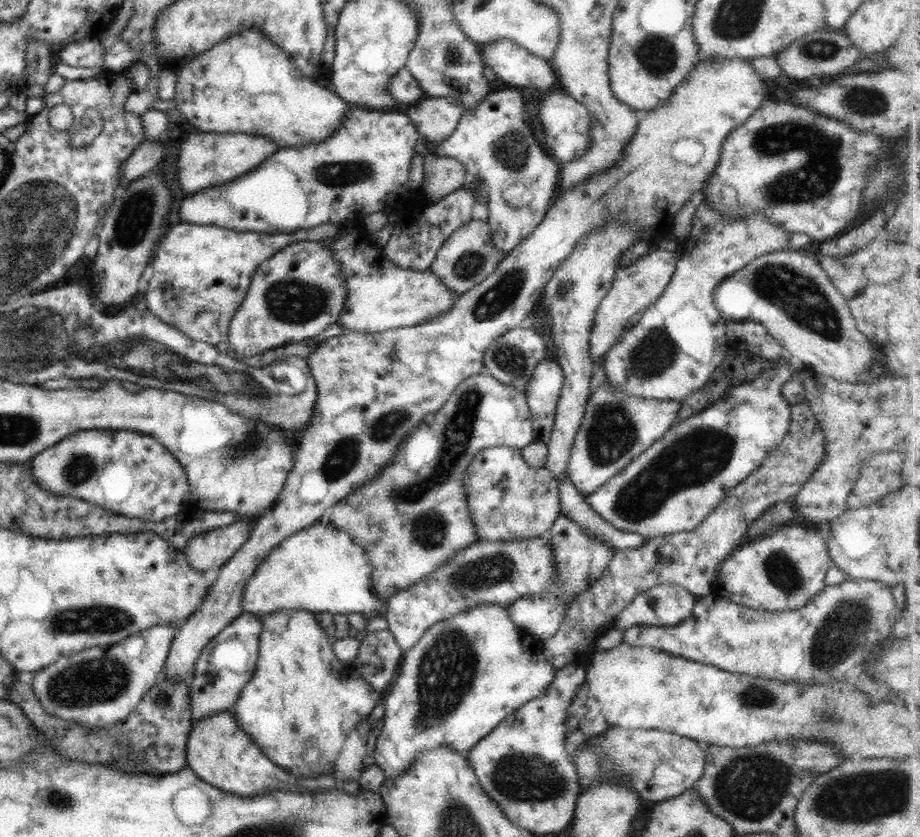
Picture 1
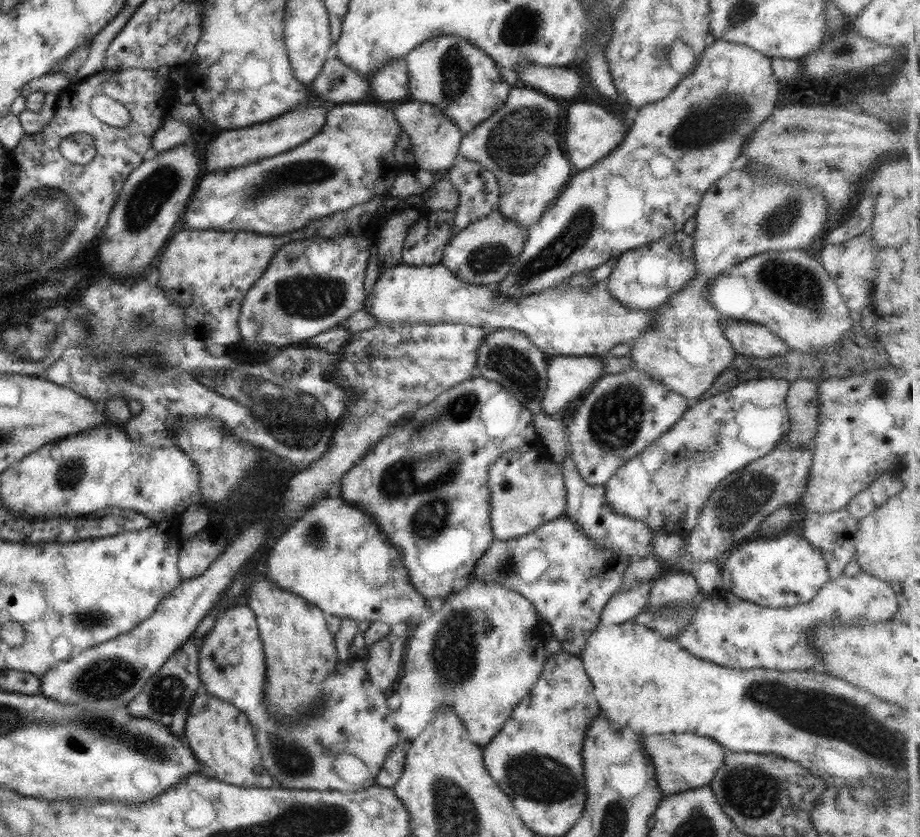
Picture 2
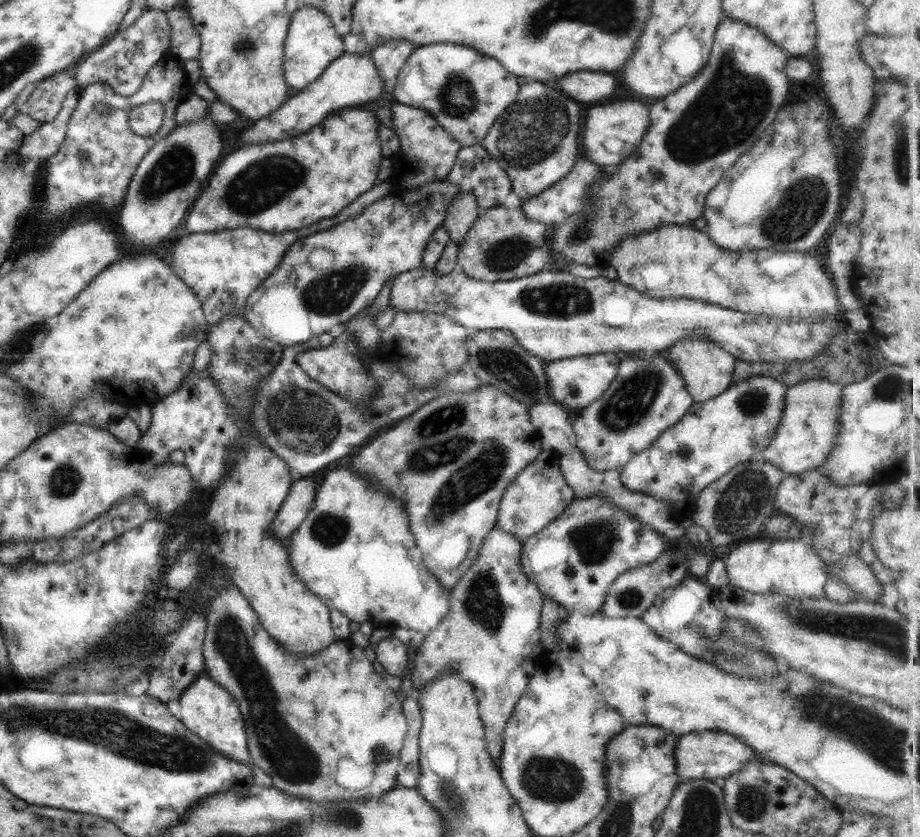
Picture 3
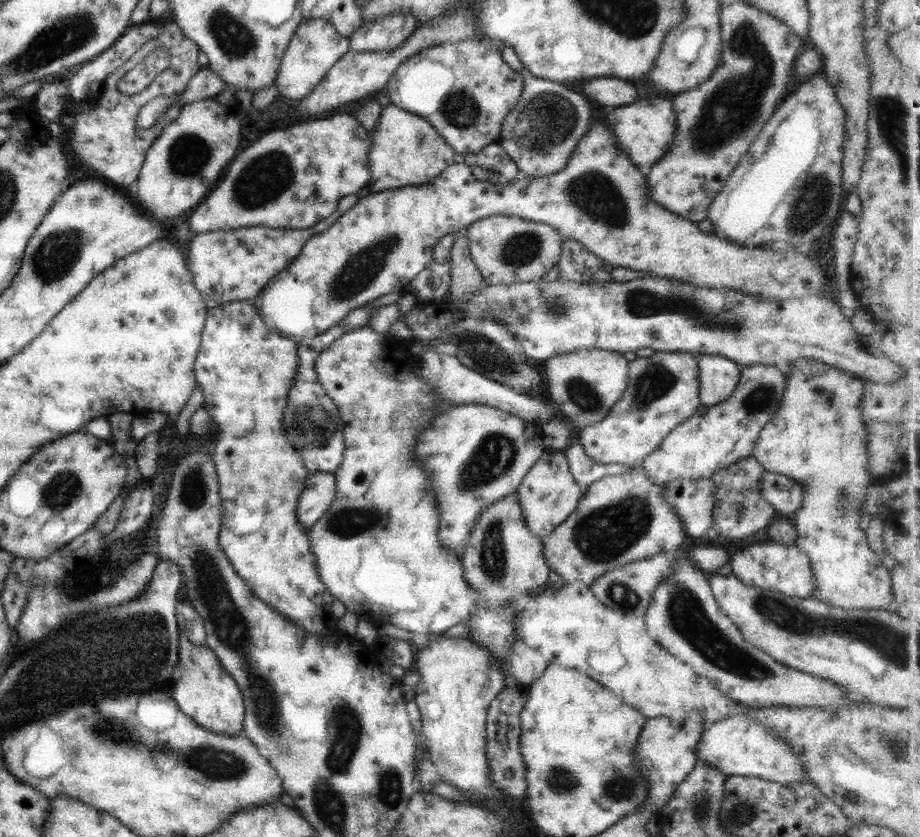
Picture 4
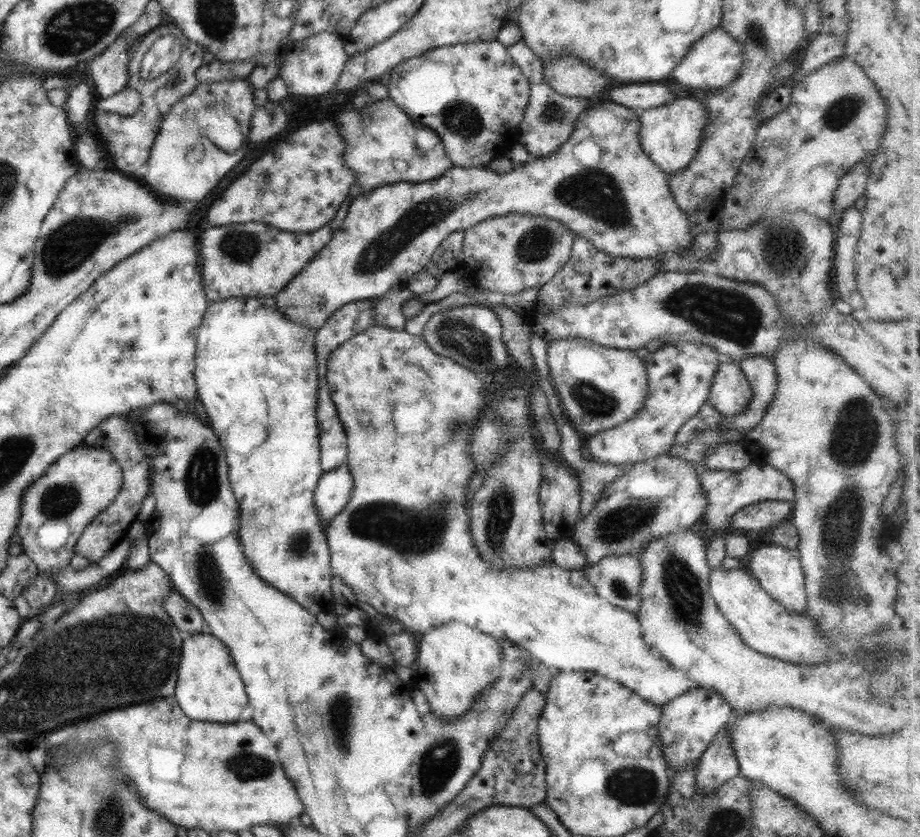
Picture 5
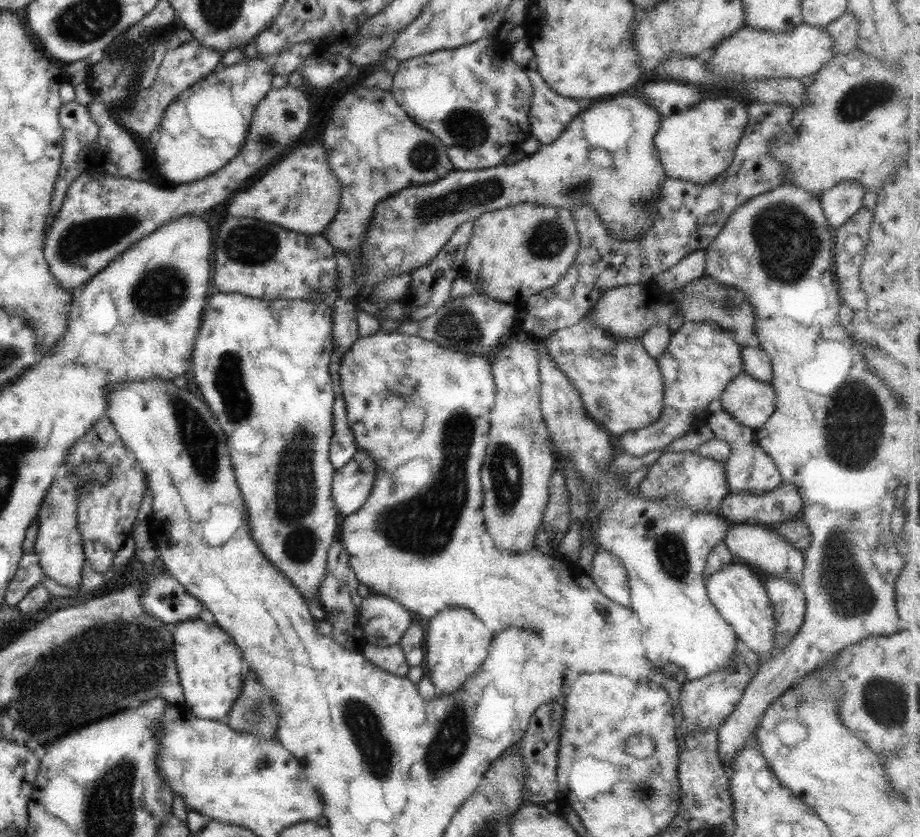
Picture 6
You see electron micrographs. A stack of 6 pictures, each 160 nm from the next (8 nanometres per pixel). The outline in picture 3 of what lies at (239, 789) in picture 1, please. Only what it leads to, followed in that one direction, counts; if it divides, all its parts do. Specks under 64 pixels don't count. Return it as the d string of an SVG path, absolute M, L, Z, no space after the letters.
M203 671L202 675L185 689L177 701L177 707L180 708L180 720L190 732L206 741L211 748L217 750L220 754L238 762L251 764L256 786L268 788L273 786L272 777L252 762L252 757L248 752L242 713L235 698L226 689L212 681L208 674Z

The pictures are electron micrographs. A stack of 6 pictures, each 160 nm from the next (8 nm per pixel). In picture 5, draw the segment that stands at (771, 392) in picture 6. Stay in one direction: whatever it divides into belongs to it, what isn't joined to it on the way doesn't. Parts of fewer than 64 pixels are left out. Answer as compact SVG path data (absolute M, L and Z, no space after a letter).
M720 363L714 373L707 402L724 416L744 412L752 398L752 387L739 365Z

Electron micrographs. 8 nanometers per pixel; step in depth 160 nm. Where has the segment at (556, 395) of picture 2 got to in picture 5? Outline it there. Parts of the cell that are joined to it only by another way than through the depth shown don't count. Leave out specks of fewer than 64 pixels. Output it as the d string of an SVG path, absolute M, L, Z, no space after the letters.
M578 337L553 340L547 348L550 377L564 413L578 432L593 435L630 420L648 396L645 362L634 351L614 349Z

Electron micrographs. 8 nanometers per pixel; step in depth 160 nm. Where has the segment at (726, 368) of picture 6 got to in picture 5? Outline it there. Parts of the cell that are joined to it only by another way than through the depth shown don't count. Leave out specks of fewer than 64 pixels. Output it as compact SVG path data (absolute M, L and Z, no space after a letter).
M676 341L674 345L664 345L664 348L648 353L643 358L648 373L649 386L644 406L630 420L621 422L613 429L590 435L588 446L584 450L588 450L592 460L597 460L602 464L616 465L643 463L650 458L667 454L669 448L675 443L676 433L681 429L681 426L689 418L695 417L701 406L707 402L714 373L718 370L718 365L722 363L718 360L718 354L718 351L710 346L686 341Z

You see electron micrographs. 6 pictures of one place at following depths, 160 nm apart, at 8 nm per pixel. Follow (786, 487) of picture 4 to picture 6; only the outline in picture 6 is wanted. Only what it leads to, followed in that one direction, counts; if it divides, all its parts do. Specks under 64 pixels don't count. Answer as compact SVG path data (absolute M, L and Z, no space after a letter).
M719 399L709 404L706 424L718 438L723 438L730 445L730 456L724 462L725 475L730 493L748 492L762 495L774 490L783 483L782 475L772 458L758 444L752 427L744 426L734 420L722 407Z

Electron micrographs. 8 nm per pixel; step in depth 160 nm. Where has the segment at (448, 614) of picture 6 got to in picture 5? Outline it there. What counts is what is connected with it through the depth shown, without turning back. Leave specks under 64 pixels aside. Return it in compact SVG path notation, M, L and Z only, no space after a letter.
M450 622L437 626L428 633L422 633L418 644L417 657L413 668L415 673L414 685L420 689L430 704L430 713L441 718L443 722L453 722L455 718L461 718L472 707L475 701L482 695L483 690L489 689L499 681L501 674L501 645L498 639L484 634L472 626L460 622Z

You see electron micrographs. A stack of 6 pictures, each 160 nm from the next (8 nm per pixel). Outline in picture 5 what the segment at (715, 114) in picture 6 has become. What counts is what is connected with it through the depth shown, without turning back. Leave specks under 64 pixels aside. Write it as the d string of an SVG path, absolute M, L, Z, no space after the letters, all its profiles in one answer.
M682 98L666 104L666 106L658 106L658 108L650 108L650 110L641 110L639 115L638 137L640 138L640 147L656 163L660 170L666 174L674 174L685 169L695 159L698 148L702 146L702 136L709 121L708 109L702 105L702 100L696 98Z

